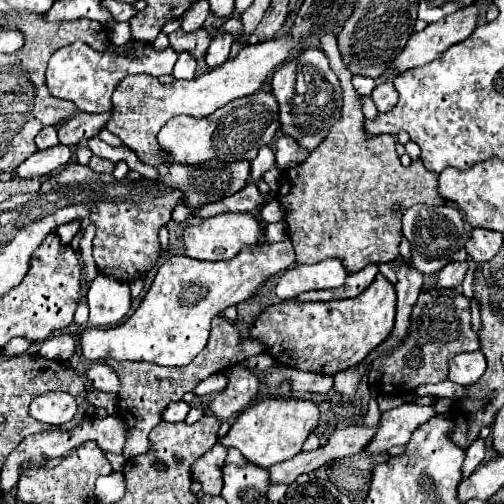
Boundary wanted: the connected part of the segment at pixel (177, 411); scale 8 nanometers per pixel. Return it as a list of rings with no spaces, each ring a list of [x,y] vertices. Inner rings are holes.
[[[178,400],[178,402],[170,402],[170,406],[162,412],[162,418],[166,422],[182,422],[188,412],[190,412],[190,404],[184,400]]]

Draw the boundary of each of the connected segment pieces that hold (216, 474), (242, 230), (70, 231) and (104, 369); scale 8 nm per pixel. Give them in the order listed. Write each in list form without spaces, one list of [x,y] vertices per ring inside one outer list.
[[[218,442],[212,450],[200,456],[190,468],[190,478],[202,484],[204,494],[220,494],[222,490],[222,466],[226,458],[226,448]]]
[[[220,214],[208,220],[202,220],[198,224],[192,224],[184,230],[184,242],[186,242],[186,256],[196,260],[230,260],[244,246],[258,244],[260,226],[254,218],[254,214]]]
[[[72,220],[72,222],[68,222],[68,224],[62,224],[56,232],[58,232],[58,236],[62,238],[62,240],[66,240],[66,242],[72,242],[72,238],[76,236],[76,232],[80,230],[80,222],[82,220]]]
[[[96,362],[92,368],[88,368],[86,378],[92,382],[96,390],[110,392],[110,394],[118,394],[120,390],[118,374],[114,374],[114,370],[110,370],[110,366],[106,366],[104,362]]]

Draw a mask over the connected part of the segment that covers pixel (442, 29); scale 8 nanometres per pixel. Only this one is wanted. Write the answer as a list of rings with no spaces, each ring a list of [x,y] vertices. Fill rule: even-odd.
[[[464,6],[462,10],[438,20],[436,24],[428,24],[422,32],[414,32],[410,42],[392,62],[396,72],[404,72],[416,66],[424,66],[436,60],[444,50],[452,44],[466,40],[478,22],[478,6]]]

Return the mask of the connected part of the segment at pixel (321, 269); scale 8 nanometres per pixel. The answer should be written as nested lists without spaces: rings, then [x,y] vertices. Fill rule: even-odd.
[[[338,258],[322,260],[312,266],[294,266],[280,276],[276,294],[282,300],[292,300],[306,290],[338,288],[346,282],[346,278],[348,278],[348,272],[342,266],[342,262],[338,262]]]

